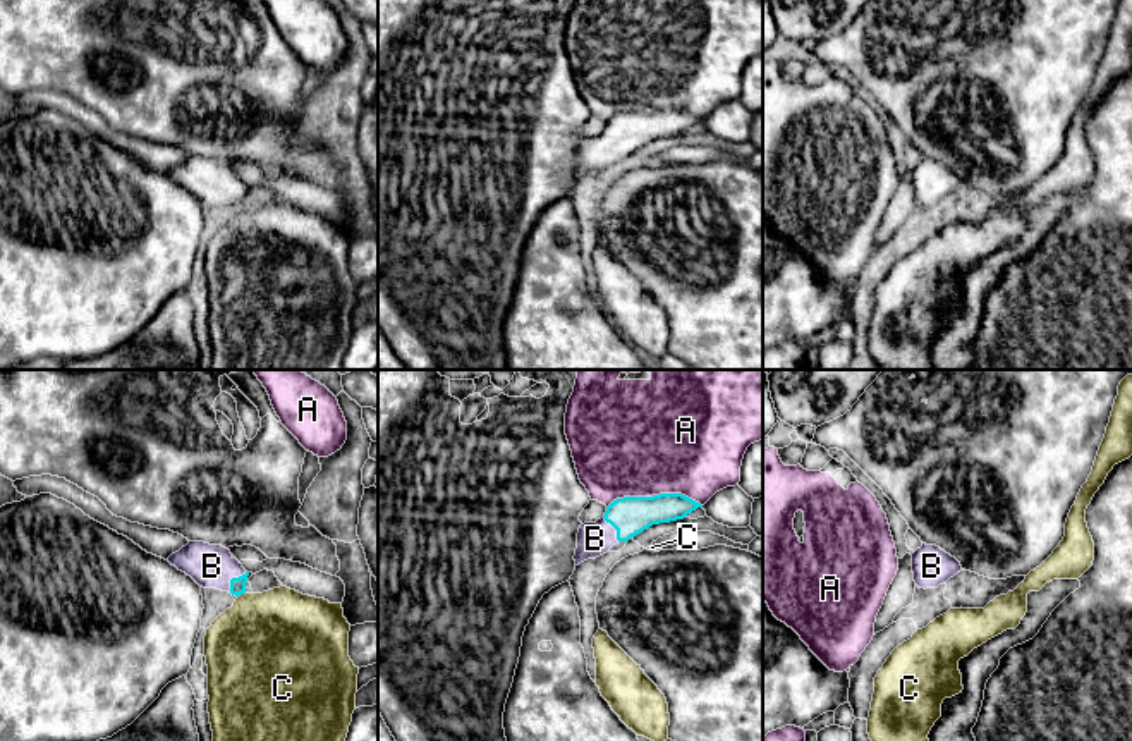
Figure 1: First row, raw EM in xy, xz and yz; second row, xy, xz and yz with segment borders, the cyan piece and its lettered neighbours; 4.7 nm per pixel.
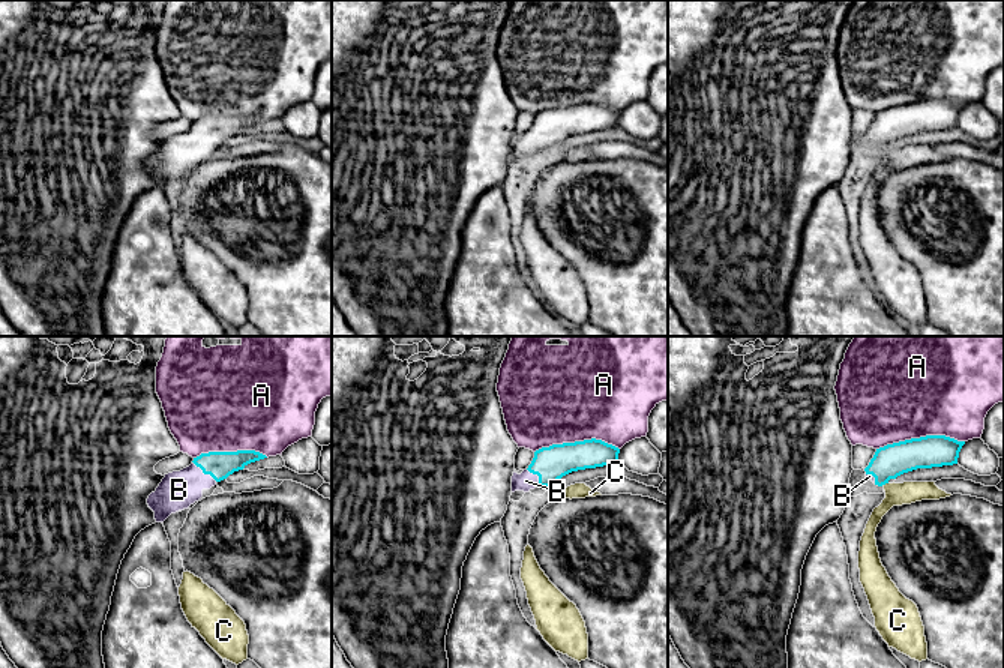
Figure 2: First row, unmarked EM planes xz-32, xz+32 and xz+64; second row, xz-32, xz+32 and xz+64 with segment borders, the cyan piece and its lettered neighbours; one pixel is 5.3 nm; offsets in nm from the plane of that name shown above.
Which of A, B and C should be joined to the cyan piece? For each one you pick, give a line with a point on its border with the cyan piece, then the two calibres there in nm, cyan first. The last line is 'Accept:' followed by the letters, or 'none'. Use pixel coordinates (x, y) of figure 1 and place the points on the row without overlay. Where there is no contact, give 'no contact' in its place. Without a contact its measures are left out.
B: xy (232, 193) | 80/200 nm
Accept: B

